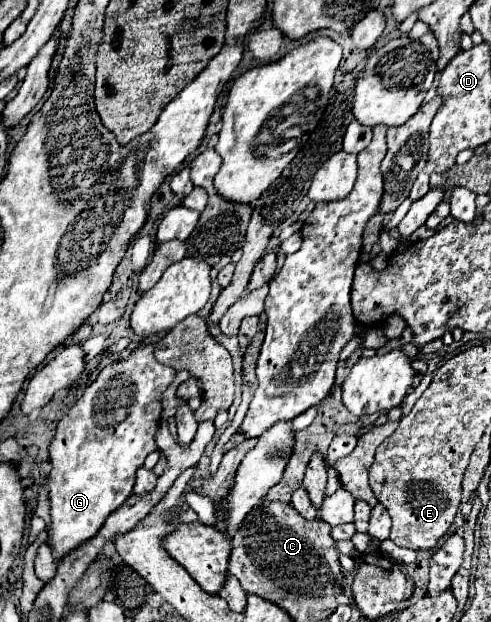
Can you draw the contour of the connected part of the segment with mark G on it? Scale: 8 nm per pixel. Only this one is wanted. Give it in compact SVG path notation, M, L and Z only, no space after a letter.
M140 346L126 360L108 364L56 426L48 448L52 464L48 474L52 516L48 542L54 560L100 530L106 516L132 494L134 474L144 458L158 448L154 436L162 414L162 394L174 382L176 370L156 362L154 346Z

